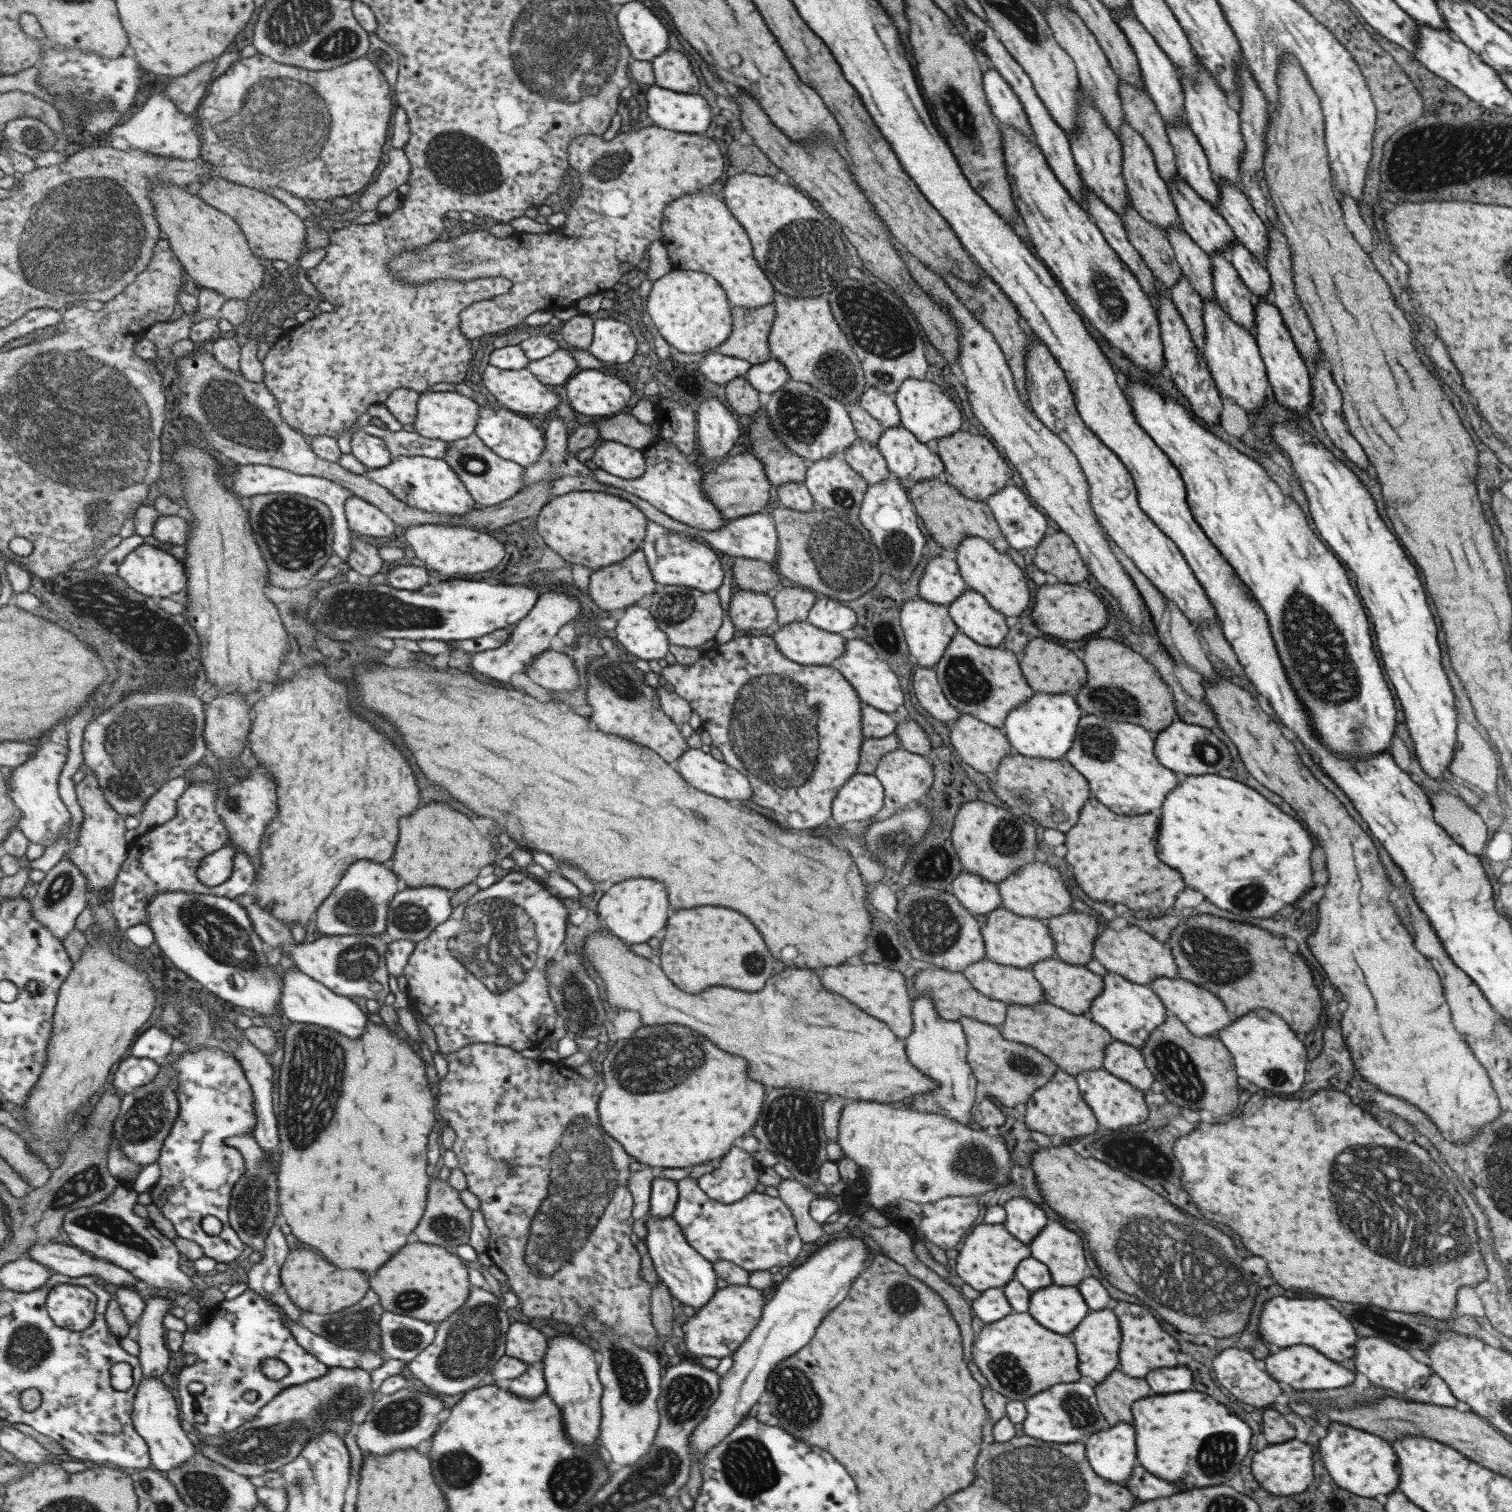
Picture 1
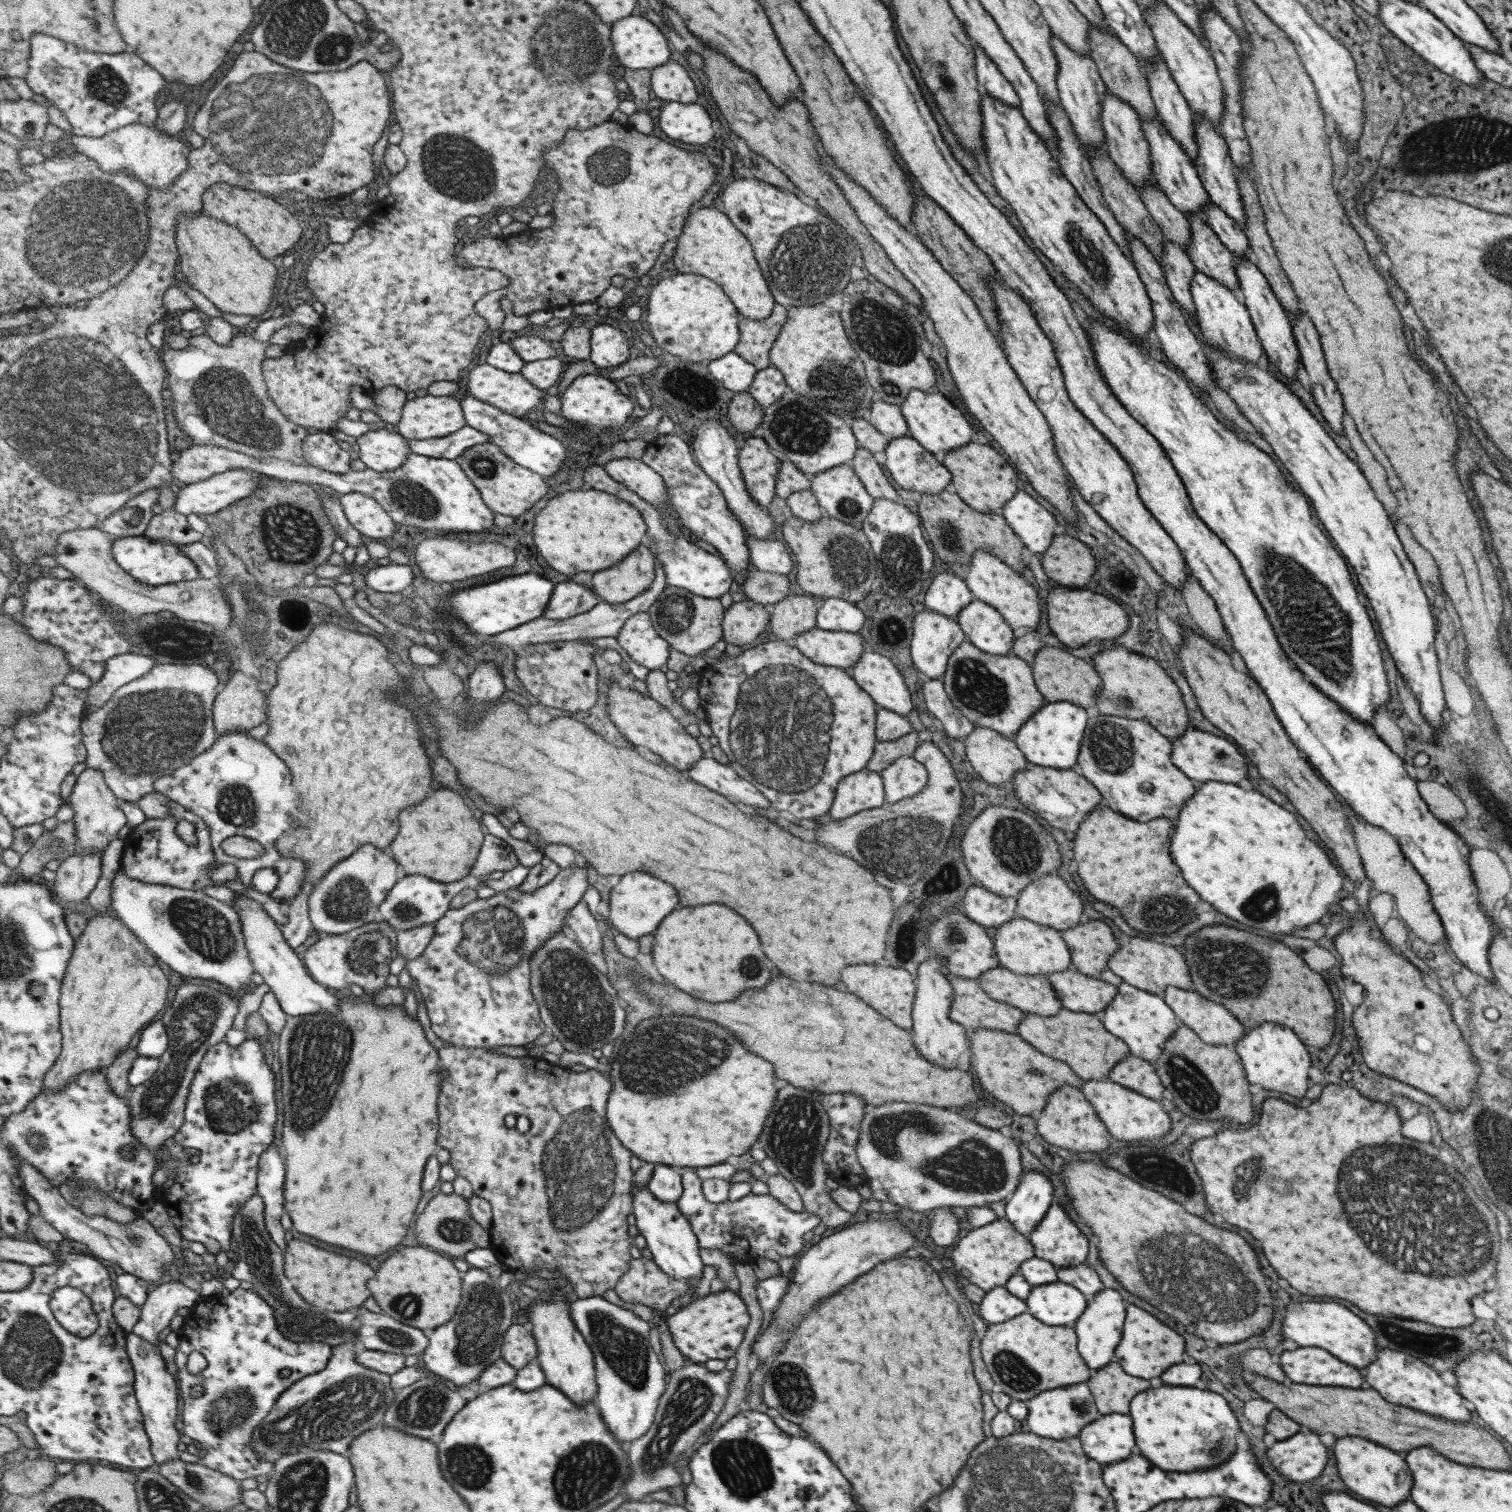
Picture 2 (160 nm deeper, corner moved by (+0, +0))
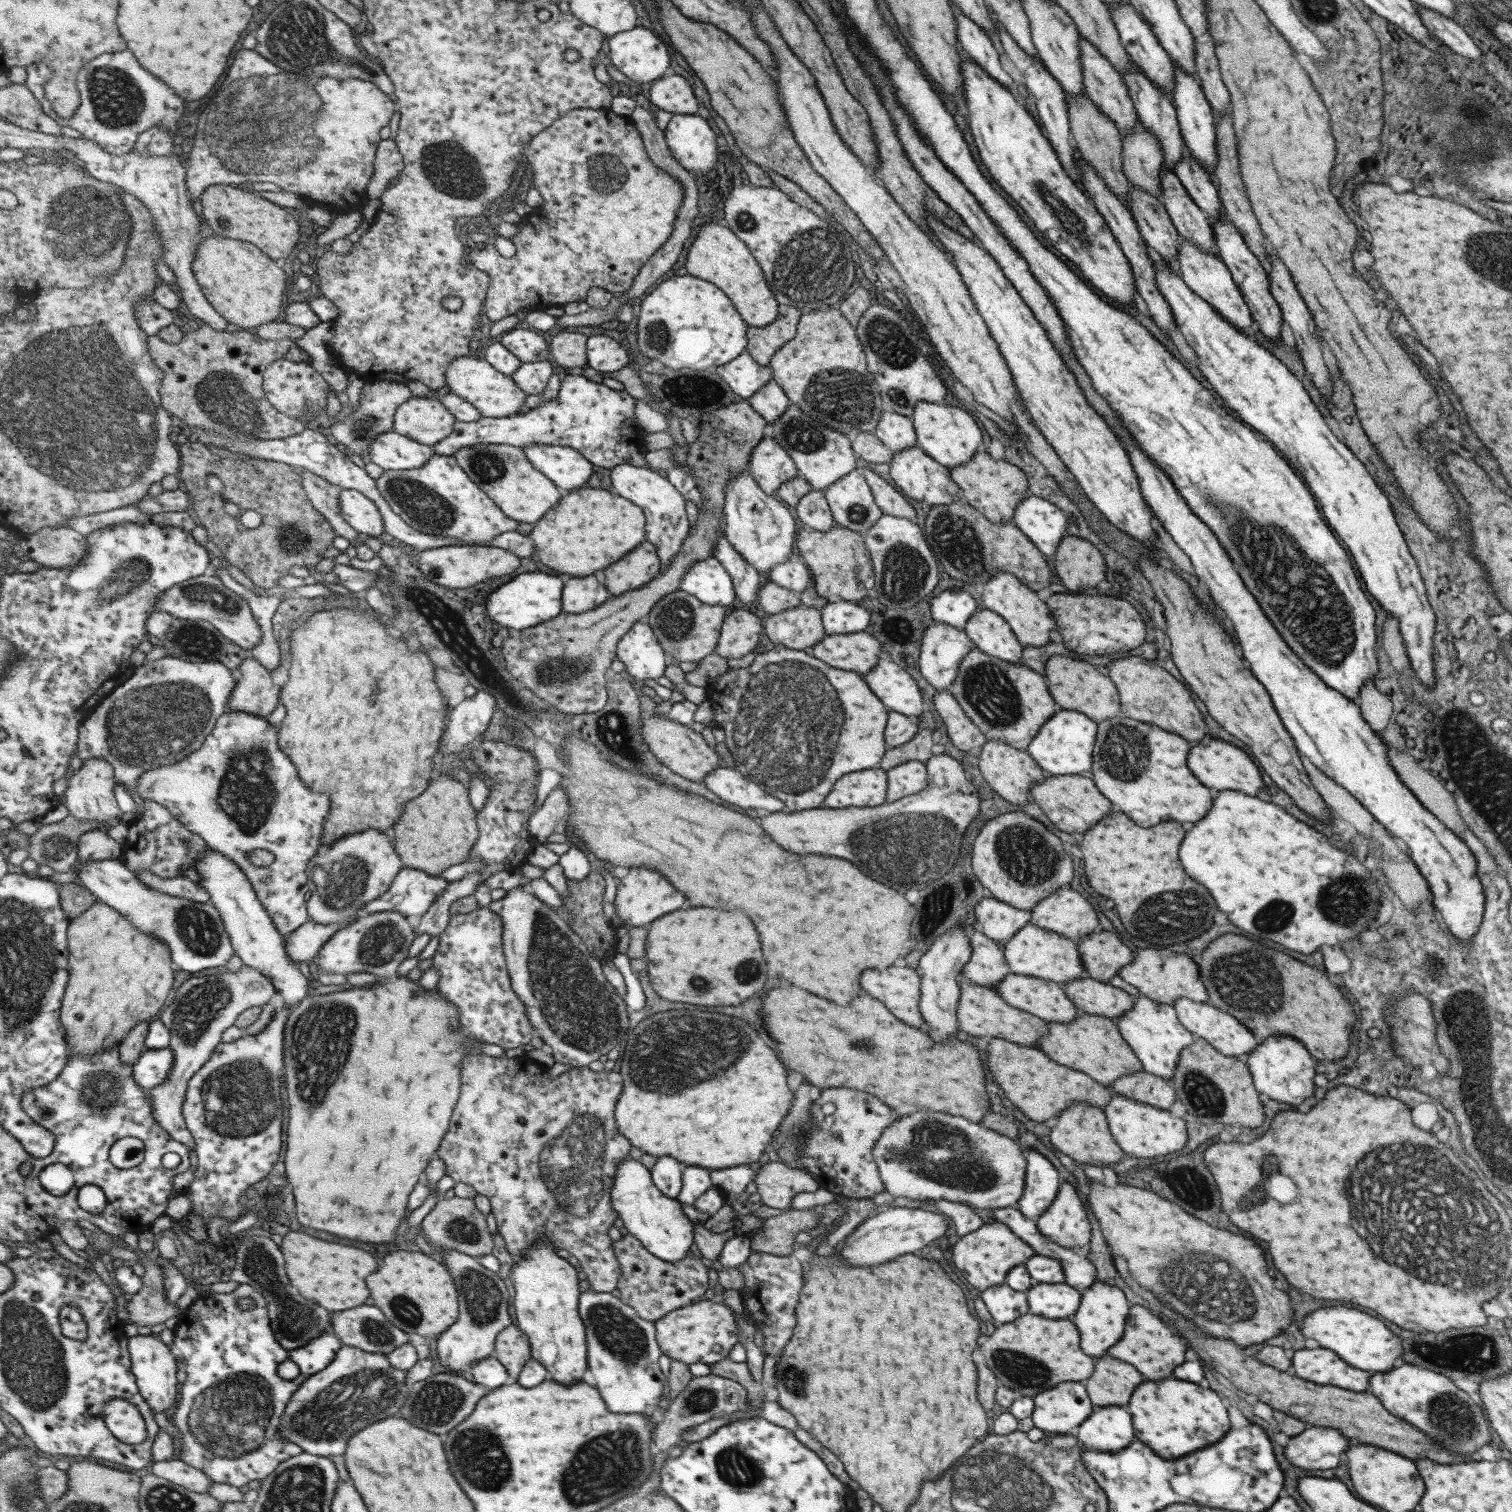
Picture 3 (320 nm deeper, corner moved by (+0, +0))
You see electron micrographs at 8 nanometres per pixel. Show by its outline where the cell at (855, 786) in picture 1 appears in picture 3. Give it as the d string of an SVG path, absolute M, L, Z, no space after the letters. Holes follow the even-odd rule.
M875 766L865 770L860 770L857 773L845 773L837 779L835 786L824 798L823 805L829 809L843 809L849 807L864 808L875 807L884 804L886 799L886 771L881 767Z

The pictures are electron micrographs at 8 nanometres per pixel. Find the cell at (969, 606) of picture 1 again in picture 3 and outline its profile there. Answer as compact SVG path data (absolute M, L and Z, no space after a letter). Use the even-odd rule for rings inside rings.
M979 606L965 623L963 630L974 644L973 647L981 653L1004 662L1020 664L1023 644L1015 638L1010 626L998 614Z

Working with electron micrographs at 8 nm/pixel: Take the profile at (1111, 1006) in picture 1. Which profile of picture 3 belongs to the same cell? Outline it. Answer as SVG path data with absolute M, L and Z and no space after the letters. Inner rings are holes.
M1138 994L1132 997L1131 1010L1113 1020L1119 1036L1131 1047L1133 1055L1141 1063L1142 1070L1161 1077L1169 1082L1174 1073L1179 1053L1196 1038L1179 1025L1176 1013L1171 1005L1155 1003Z

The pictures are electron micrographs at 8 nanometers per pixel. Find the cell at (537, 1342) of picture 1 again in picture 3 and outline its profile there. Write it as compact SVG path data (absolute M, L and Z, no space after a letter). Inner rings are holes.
M508 1326L499 1333L493 1356L505 1365L510 1378L517 1381L527 1361L533 1358L529 1336L518 1326Z

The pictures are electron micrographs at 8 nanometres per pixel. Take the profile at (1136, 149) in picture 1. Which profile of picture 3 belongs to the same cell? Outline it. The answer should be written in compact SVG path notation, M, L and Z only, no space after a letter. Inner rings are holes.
M1079 37L1079 63L1081 63L1081 79L1084 86L1085 96L1093 102L1093 106L1108 116L1120 132L1120 138L1132 131L1137 126L1136 113L1128 95L1128 90L1122 78L1113 70L1113 66L1096 52L1095 48L1087 40Z

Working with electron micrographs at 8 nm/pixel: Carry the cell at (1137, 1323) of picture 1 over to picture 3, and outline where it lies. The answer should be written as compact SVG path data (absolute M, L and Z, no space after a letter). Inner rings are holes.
M1130 1304L1123 1334L1119 1338L1119 1342L1115 1342L1115 1346L1111 1346L1107 1350L1107 1354L1111 1358L1131 1364L1147 1380L1161 1380L1161 1378L1167 1378L1173 1372L1173 1368L1185 1360L1185 1346L1181 1344L1181 1338L1171 1334L1169 1328L1163 1326L1163 1322L1159 1318L1151 1316L1146 1308Z

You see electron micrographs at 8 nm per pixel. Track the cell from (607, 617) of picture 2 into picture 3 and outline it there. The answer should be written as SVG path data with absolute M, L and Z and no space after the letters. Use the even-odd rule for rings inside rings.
M623 464L613 468L610 481L619 495L631 499L645 511L647 519L646 540L658 548L663 569L669 569L682 552L682 546L686 542L688 534L685 499L679 494L677 487L669 478L665 478L653 468L642 468L631 464Z

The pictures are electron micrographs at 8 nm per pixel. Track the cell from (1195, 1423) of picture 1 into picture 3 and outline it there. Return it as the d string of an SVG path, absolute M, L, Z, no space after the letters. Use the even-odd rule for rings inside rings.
M1173 1378L1141 1382L1123 1410L1131 1414L1135 1438L1165 1460L1181 1458L1203 1446L1213 1445L1230 1428L1227 1412L1215 1392Z

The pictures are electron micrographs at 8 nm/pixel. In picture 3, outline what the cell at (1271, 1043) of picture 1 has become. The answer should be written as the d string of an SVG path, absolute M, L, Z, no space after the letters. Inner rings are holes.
M1275 1036L1259 1041L1258 1045L1243 1057L1252 1078L1253 1086L1258 1093L1266 1094L1271 1100L1285 1104L1301 1104L1307 1096L1313 1094L1313 1076L1315 1060L1297 1042L1285 1036Z

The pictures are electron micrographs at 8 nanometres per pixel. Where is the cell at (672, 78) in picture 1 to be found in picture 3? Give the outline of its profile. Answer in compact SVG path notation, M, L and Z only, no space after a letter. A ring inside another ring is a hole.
M669 73L653 82L649 94L650 102L662 111L673 115L697 112L695 96L689 84L683 78L679 78L679 75Z

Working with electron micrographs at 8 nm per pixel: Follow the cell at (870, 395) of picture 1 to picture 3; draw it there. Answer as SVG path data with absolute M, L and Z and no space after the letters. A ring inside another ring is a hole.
M883 410L872 433L892 452L916 446L916 436L910 417Z

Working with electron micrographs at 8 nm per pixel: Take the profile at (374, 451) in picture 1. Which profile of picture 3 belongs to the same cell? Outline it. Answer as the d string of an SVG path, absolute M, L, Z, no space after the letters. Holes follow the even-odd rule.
M394 430L380 434L372 441L370 449L371 461L385 471L423 468L436 455L432 446Z

